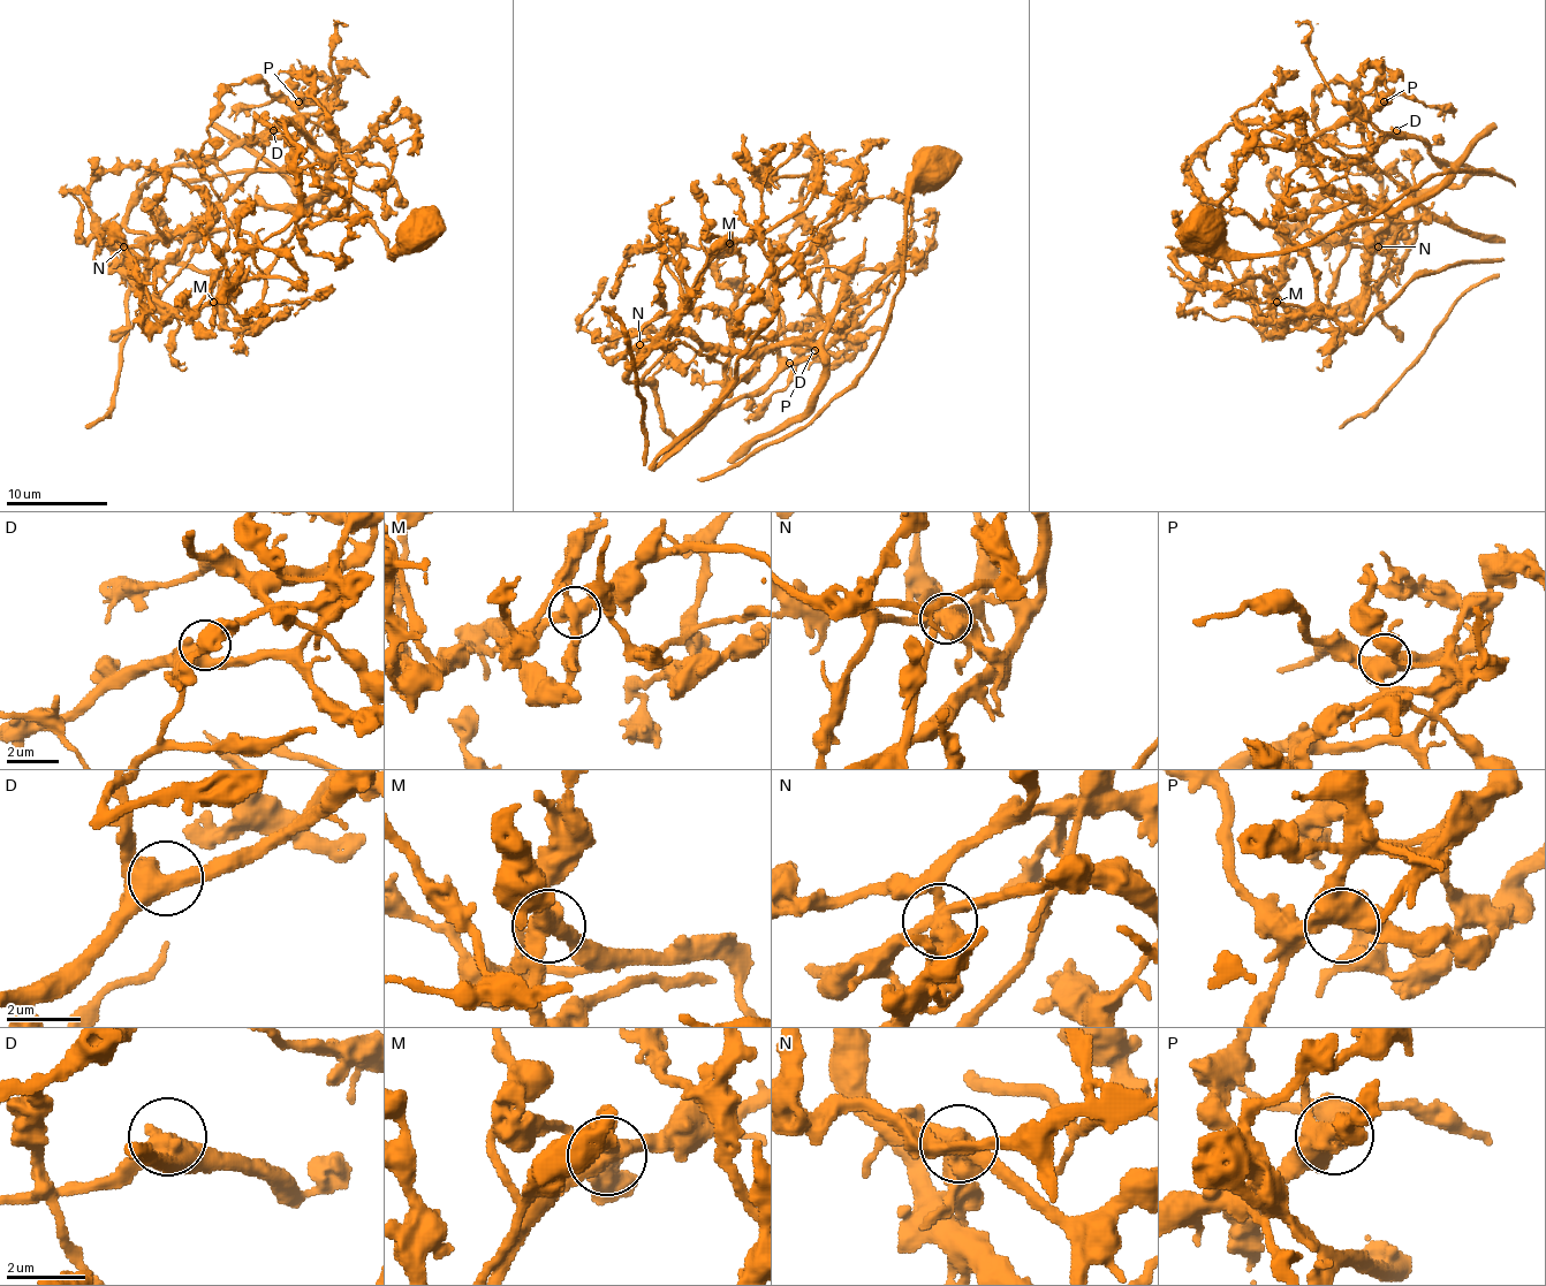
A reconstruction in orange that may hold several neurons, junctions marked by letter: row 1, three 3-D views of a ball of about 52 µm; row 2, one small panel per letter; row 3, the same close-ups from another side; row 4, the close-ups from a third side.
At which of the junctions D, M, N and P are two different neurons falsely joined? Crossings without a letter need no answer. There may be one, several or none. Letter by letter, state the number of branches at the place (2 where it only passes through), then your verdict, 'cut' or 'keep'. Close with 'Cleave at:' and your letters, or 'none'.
D: 3 | keep
M: 4 | cut
N: 4 | cut
P: 4 | keep
Cleave at: M, N

